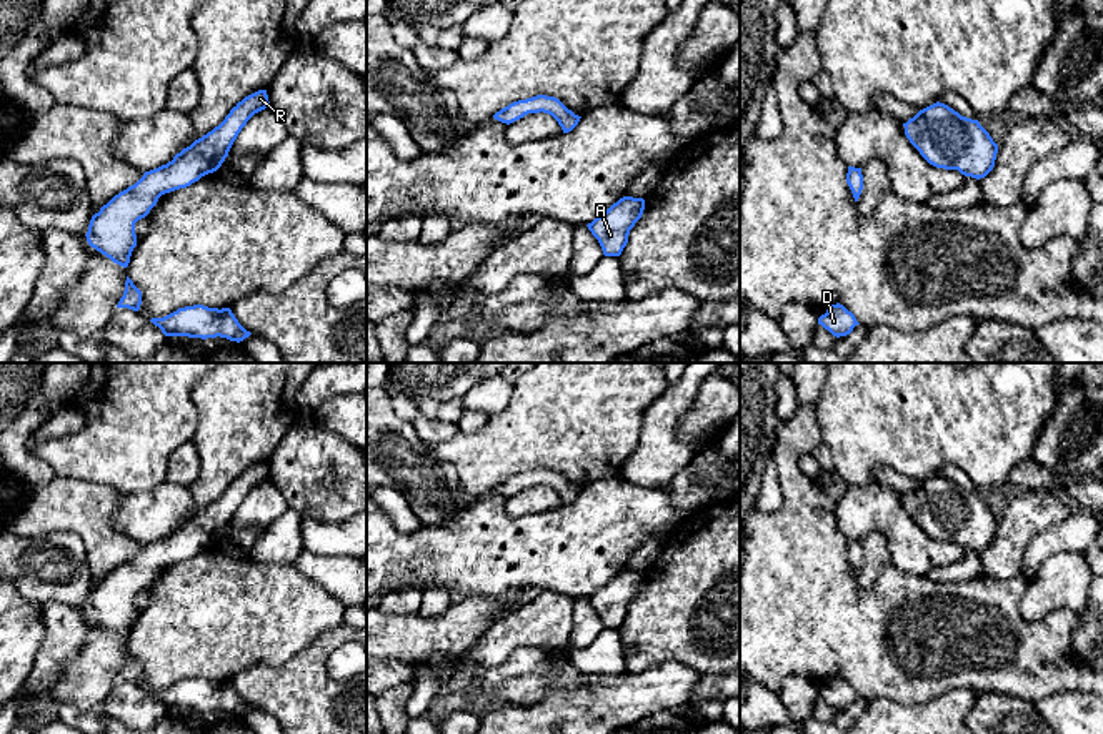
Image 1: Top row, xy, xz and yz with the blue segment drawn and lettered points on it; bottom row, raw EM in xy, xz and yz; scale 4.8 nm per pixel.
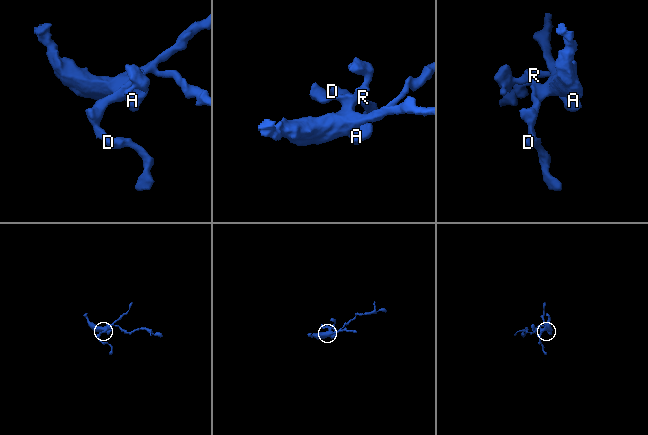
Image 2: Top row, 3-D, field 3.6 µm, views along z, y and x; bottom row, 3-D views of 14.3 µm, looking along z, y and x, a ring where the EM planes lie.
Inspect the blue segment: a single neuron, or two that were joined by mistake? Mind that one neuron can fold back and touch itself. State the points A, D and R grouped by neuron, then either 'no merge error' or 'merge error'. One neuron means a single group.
A R / D; merge error

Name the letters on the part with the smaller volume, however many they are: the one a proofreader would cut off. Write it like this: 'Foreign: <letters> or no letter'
Foreign: D

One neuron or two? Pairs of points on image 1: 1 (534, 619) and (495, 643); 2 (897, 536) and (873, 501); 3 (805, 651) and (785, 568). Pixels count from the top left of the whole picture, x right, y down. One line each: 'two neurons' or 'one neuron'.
1: one neuron
2: one neuron
3: one neuron

